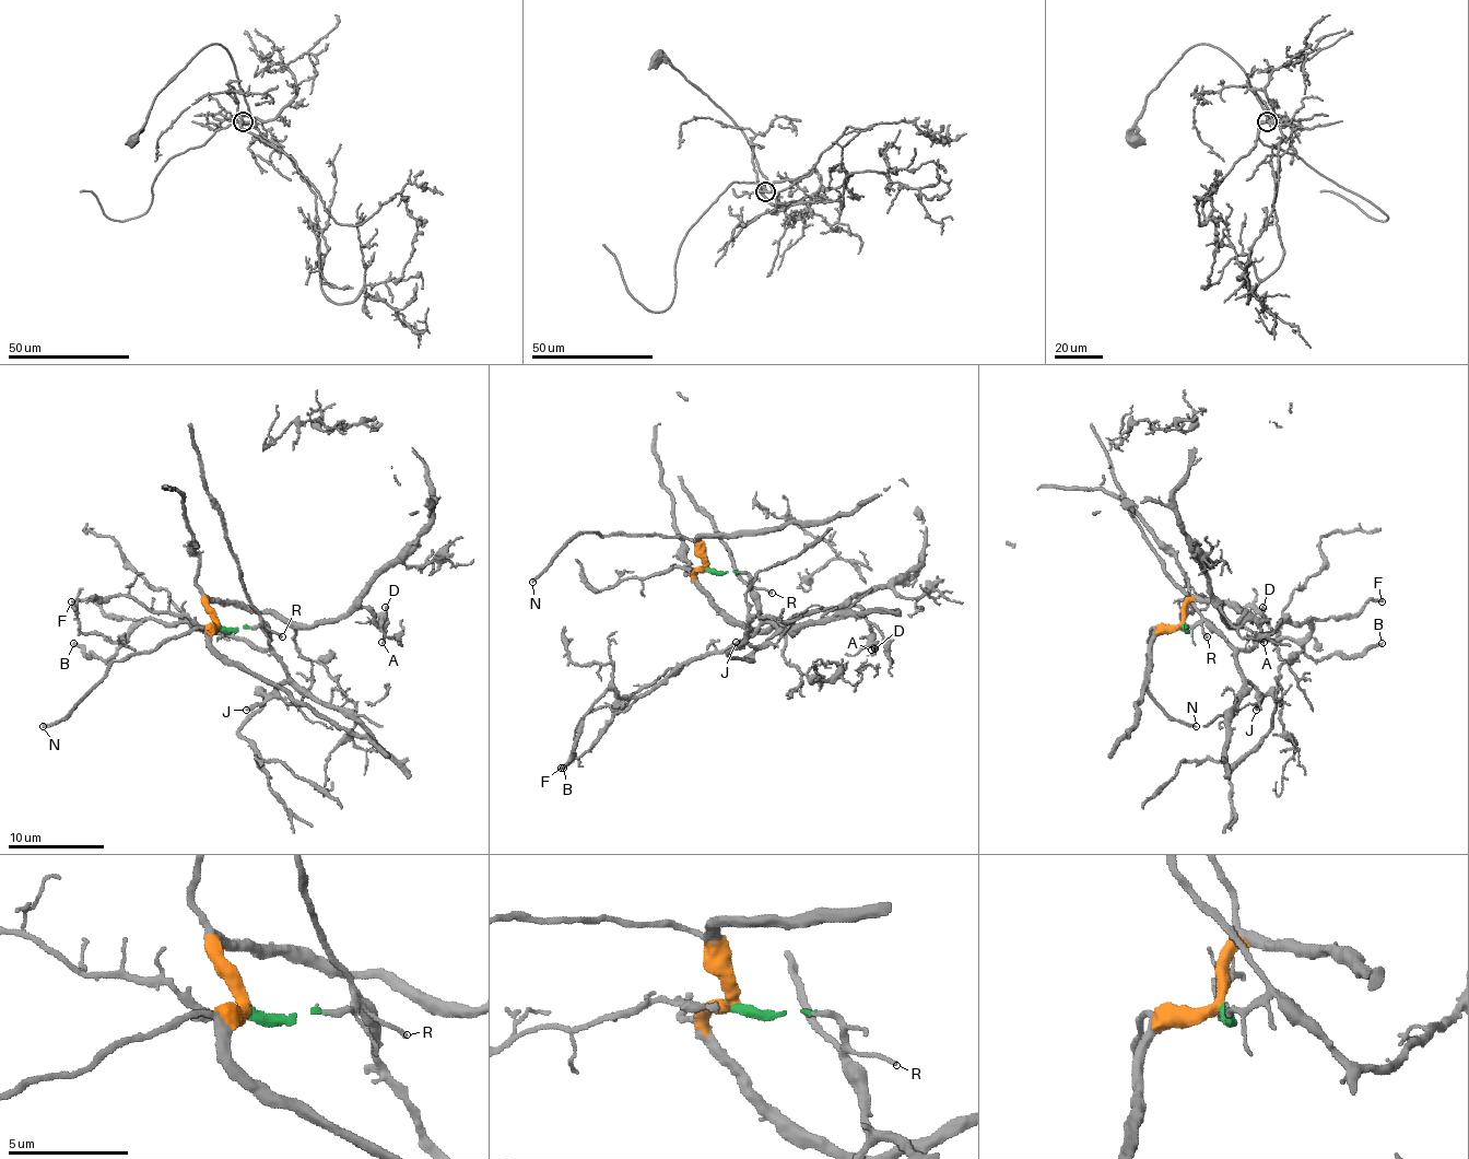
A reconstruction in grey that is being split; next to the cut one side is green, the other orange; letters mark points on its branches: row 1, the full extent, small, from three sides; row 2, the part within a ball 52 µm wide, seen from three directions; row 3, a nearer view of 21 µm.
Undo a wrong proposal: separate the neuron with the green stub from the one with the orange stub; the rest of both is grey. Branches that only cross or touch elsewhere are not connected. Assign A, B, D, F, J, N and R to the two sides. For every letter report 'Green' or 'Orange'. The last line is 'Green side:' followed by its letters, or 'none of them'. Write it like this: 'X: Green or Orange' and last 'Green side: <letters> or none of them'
A: Orange
B: Green
D: Orange
F: Green
J: Green
N: Orange
R: Green
Green side: B, F, J, R

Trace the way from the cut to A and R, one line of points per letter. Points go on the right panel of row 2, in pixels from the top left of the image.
A: (1185, 623), (1185, 607), (1227, 601), (1242, 611), (1233, 625), (1223, 617), (1252, 621), (1264, 643)
R: (1185, 625), (1199, 623), (1206, 635)

